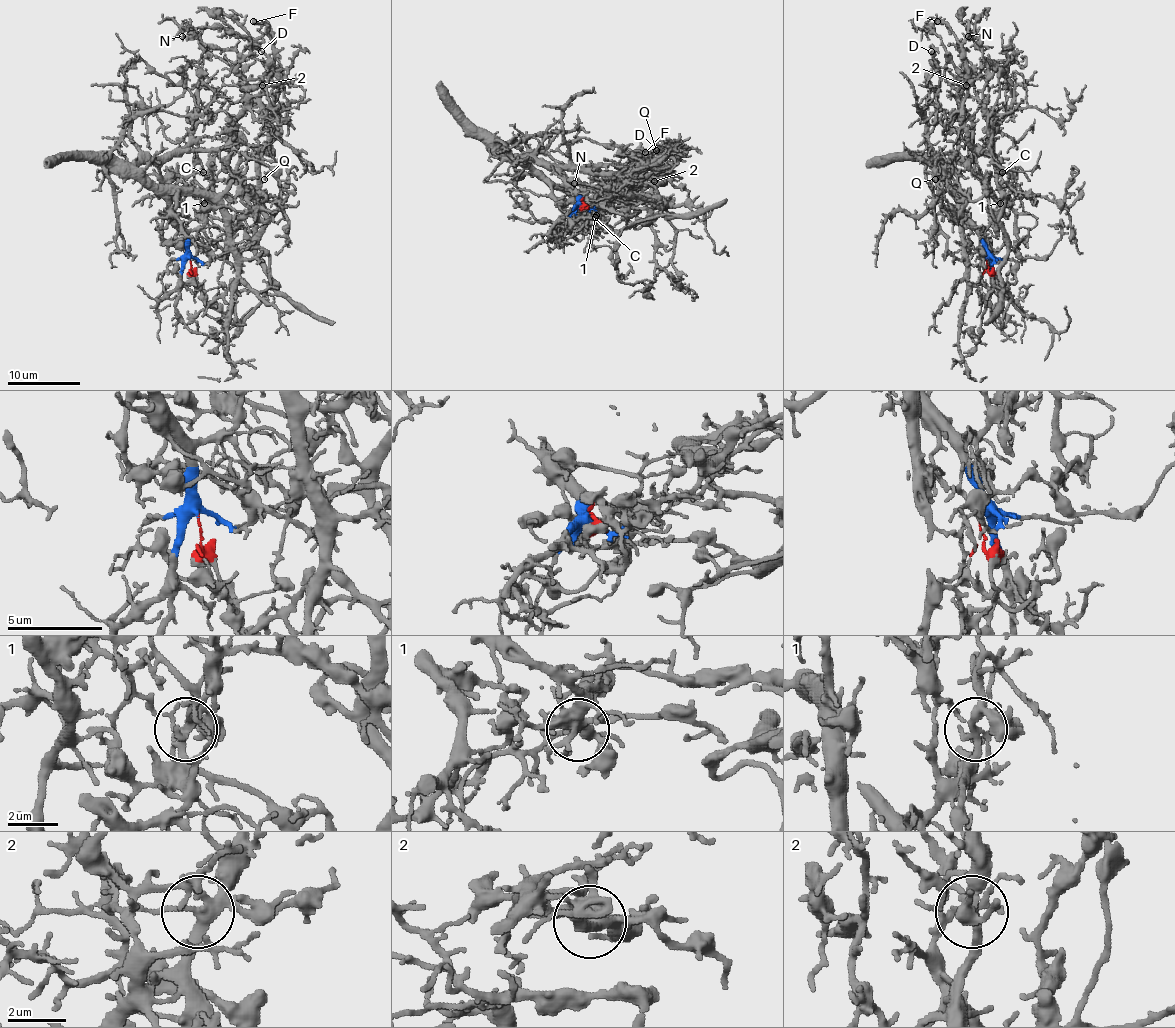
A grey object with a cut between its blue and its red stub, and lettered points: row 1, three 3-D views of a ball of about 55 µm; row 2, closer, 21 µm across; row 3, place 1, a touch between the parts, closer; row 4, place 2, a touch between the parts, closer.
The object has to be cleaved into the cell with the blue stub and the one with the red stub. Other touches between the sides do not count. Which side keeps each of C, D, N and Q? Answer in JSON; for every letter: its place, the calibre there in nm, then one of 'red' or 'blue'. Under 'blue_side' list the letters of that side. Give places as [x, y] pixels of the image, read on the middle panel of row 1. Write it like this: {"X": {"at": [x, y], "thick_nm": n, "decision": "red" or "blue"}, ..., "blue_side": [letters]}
{"C": {"at": [595, 217], "thick_nm": 180, "decision": "red"}, "D": {"at": [653, 146], "thick_nm": 160, "decision": "red"}, "N": {"at": [574, 183], "thick_nm": 180, "decision": "red"}, "Q": {"at": [656, 150], "thick_nm": 100, "decision": "red"}, "blue_side": []}

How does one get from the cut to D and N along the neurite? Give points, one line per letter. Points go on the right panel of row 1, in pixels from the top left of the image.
D: (986, 257), (1000, 319), (1011, 295), (1000, 293), (997, 159), (937, 101), (931, 51)
N: (986, 257), (1000, 319), (1011, 295), (1000, 293), (1004, 203), (982, 98), (986, 62), (968, 36)

